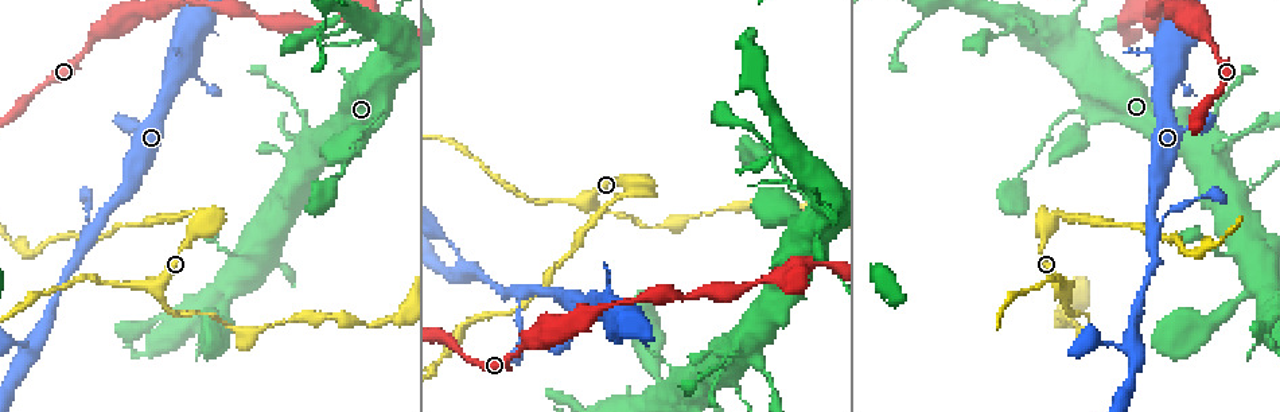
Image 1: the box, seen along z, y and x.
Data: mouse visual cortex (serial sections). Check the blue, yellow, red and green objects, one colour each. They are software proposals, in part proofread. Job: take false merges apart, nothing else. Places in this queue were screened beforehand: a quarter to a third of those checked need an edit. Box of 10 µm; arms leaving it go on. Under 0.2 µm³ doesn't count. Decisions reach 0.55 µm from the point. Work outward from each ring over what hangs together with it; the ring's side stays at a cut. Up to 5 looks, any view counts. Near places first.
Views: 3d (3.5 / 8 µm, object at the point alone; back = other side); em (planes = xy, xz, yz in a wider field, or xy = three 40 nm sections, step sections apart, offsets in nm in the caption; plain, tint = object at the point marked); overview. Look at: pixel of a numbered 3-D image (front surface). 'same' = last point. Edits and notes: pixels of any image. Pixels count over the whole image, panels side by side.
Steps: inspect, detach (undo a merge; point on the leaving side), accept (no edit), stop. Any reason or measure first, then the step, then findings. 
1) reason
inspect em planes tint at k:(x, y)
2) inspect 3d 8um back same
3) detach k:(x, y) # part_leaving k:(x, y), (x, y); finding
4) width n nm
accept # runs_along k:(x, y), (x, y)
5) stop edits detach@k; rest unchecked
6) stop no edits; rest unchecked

sudden change in width
inspect 3d 8um at 1:(1064, 309)

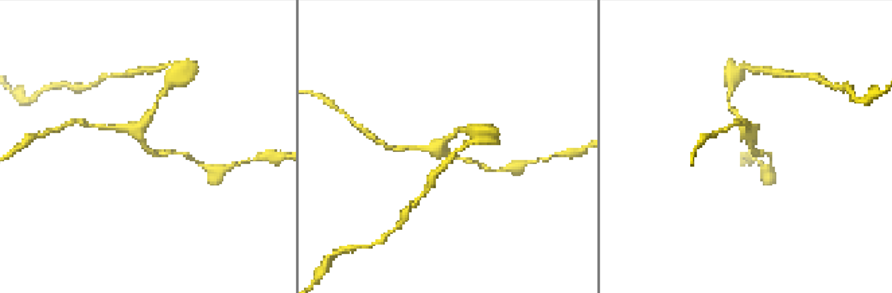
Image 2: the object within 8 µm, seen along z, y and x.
inspect 3d 3.5um back same

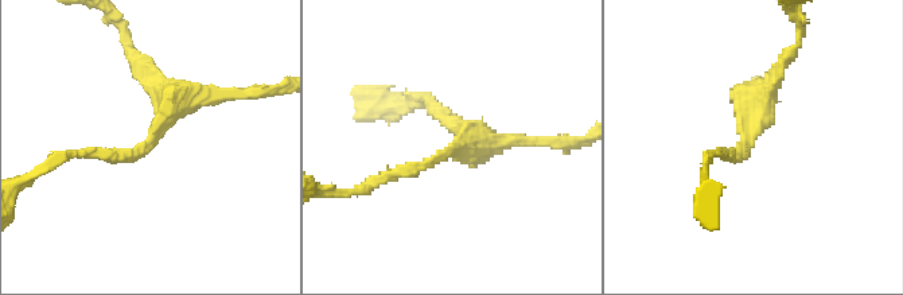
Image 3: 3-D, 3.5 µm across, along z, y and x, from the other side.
arm_widths 150, 200 nm; shape alone is not enough
inspect em planes tint at 3:(751, 143)

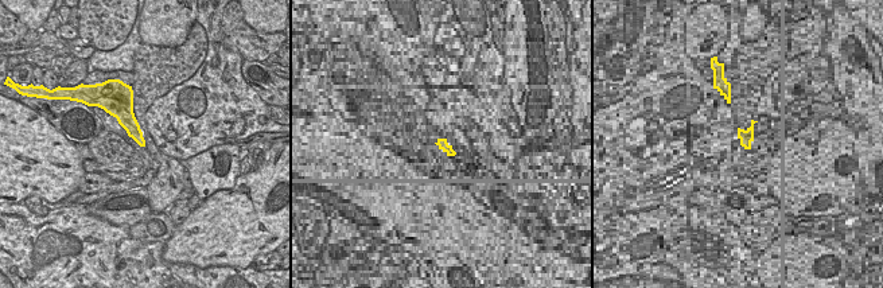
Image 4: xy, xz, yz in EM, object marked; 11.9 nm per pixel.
accept # runs_along 3:(779, 72), (742, 154), (713, 154); all the same cell

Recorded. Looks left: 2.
sharp bend
inspect 3d 3.5um at 1:(190, 212)

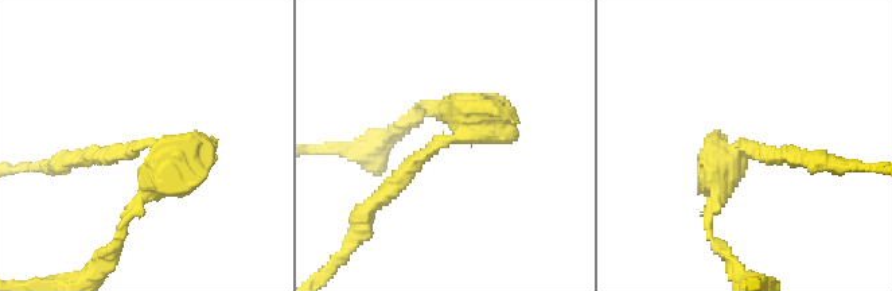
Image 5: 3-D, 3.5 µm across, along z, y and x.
inspect em xy step 3 tint at 5:(740, 145)

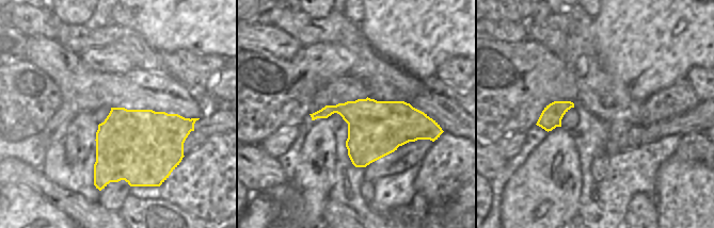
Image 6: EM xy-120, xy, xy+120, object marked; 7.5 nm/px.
detach 5:(415, 162) # part_leaving 5:(452, 139), (398, 177), (362, 229); two cells meet here

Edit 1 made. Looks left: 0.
stop edits detach@5; rest unchecked

